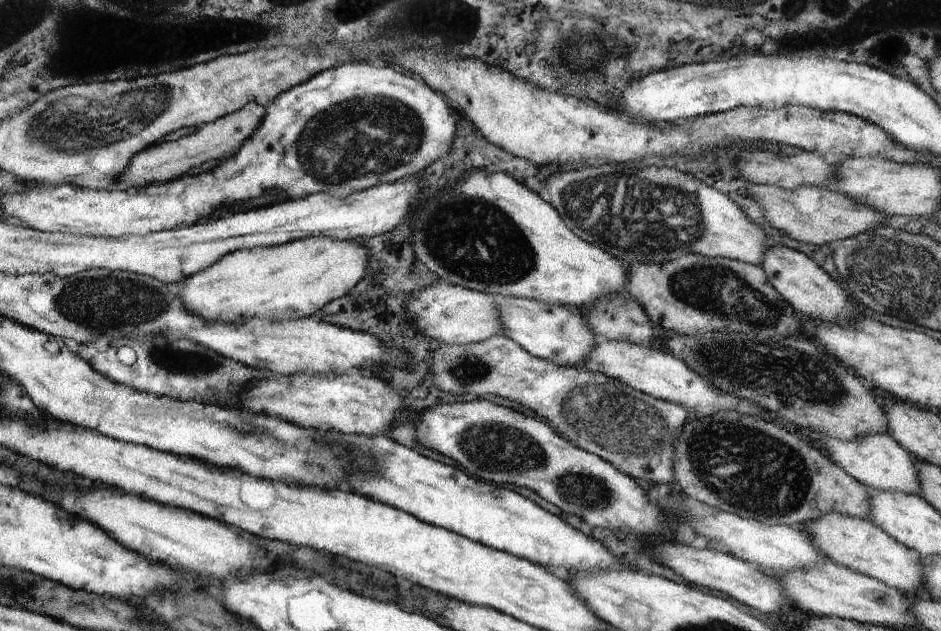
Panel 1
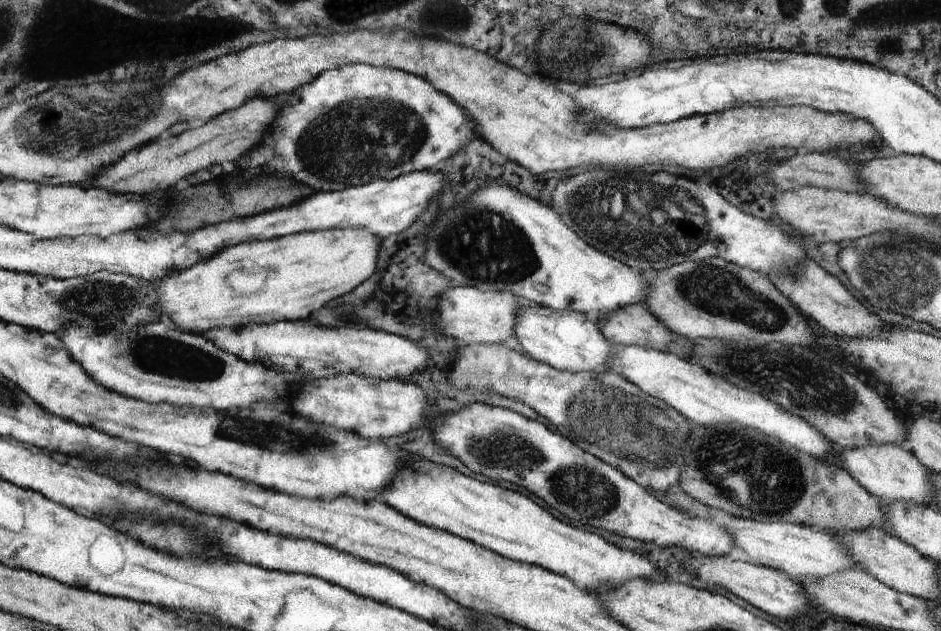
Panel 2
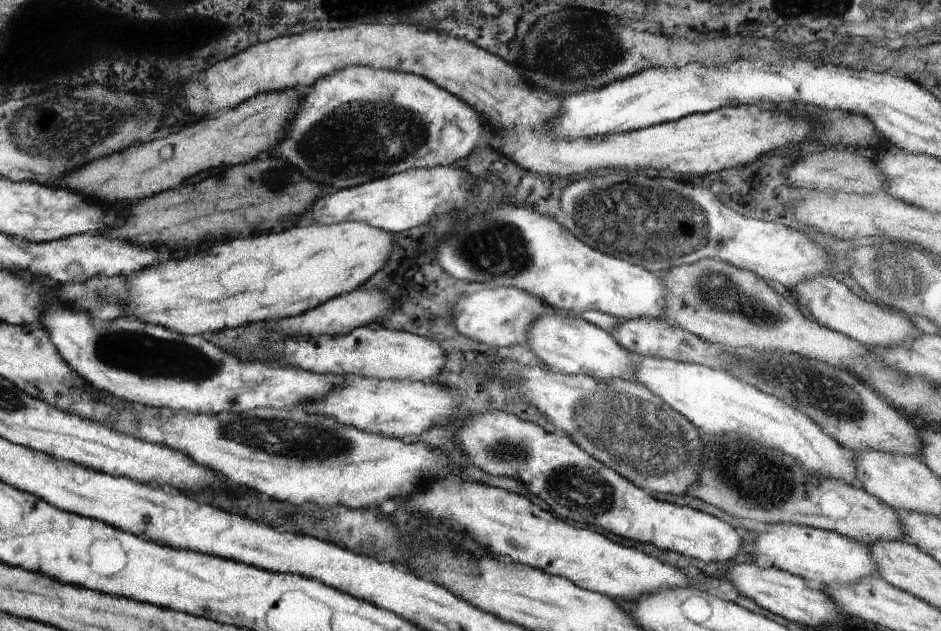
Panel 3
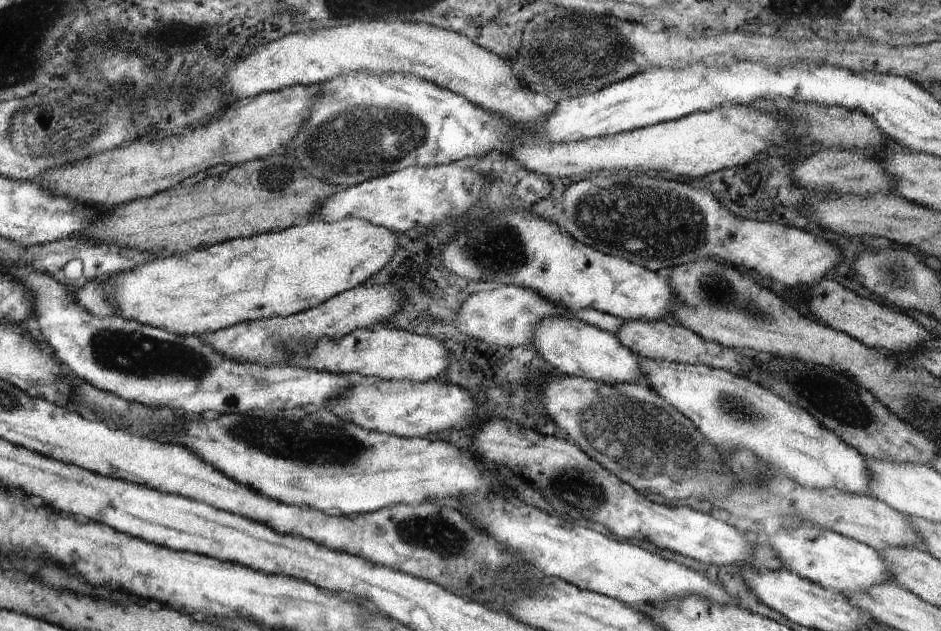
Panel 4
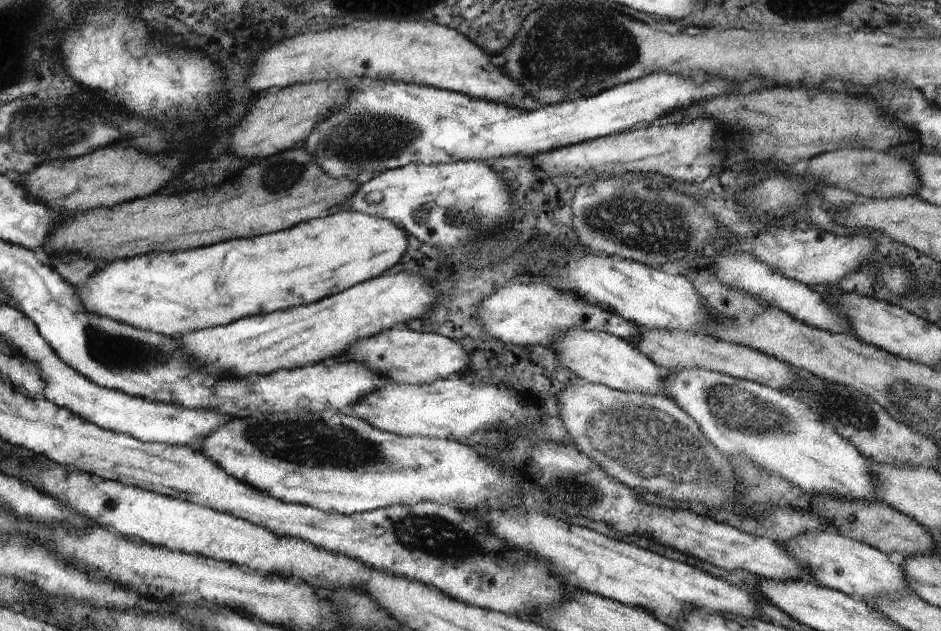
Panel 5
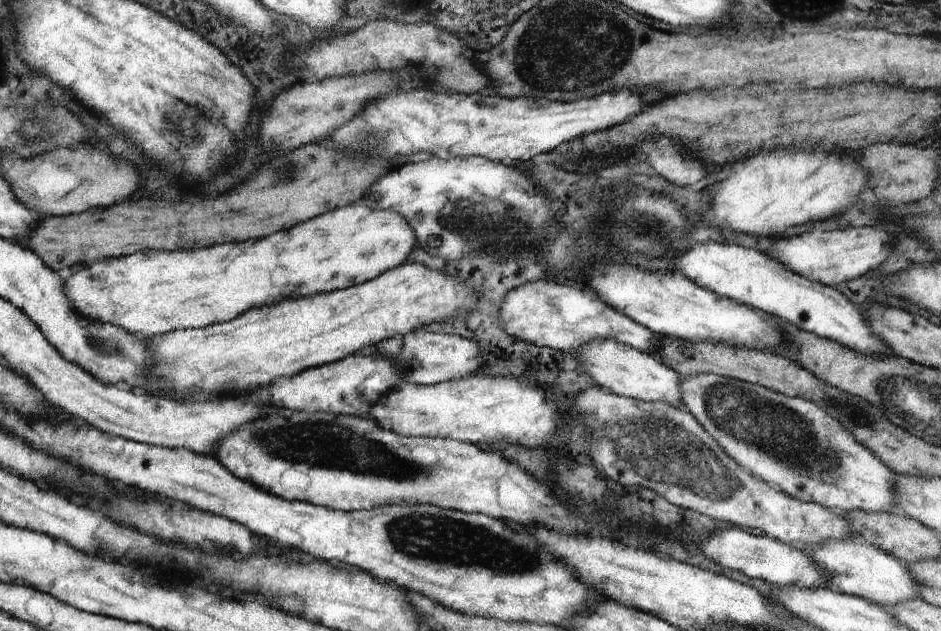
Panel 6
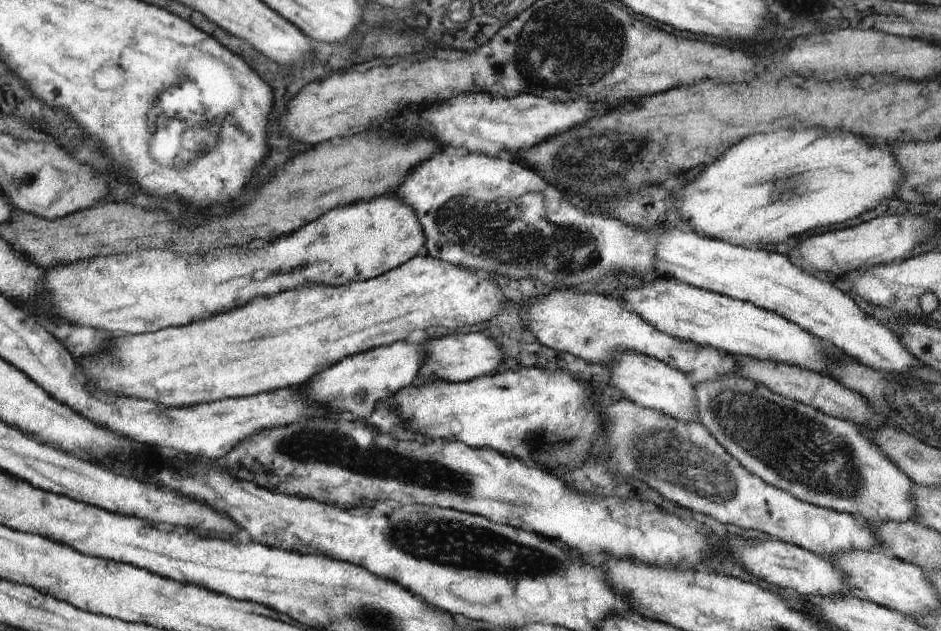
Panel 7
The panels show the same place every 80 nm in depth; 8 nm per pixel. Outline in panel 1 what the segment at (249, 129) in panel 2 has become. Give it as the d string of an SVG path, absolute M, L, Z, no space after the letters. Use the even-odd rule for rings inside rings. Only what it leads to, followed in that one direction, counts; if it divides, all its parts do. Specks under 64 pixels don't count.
M248 103L246 108L242 108L242 112L234 112L230 116L224 116L222 120L204 124L198 132L176 140L172 146L158 144L154 148L148 148L146 152L140 152L129 162L130 168L126 168L126 176L122 176L122 180L118 180L118 188L126 190L130 186L146 186L146 184L154 184L154 182L164 184L178 176L182 177L186 170L202 164L206 160L216 158L222 162L226 156L236 155L242 144L250 140L257 128L264 122L264 108L260 104Z

